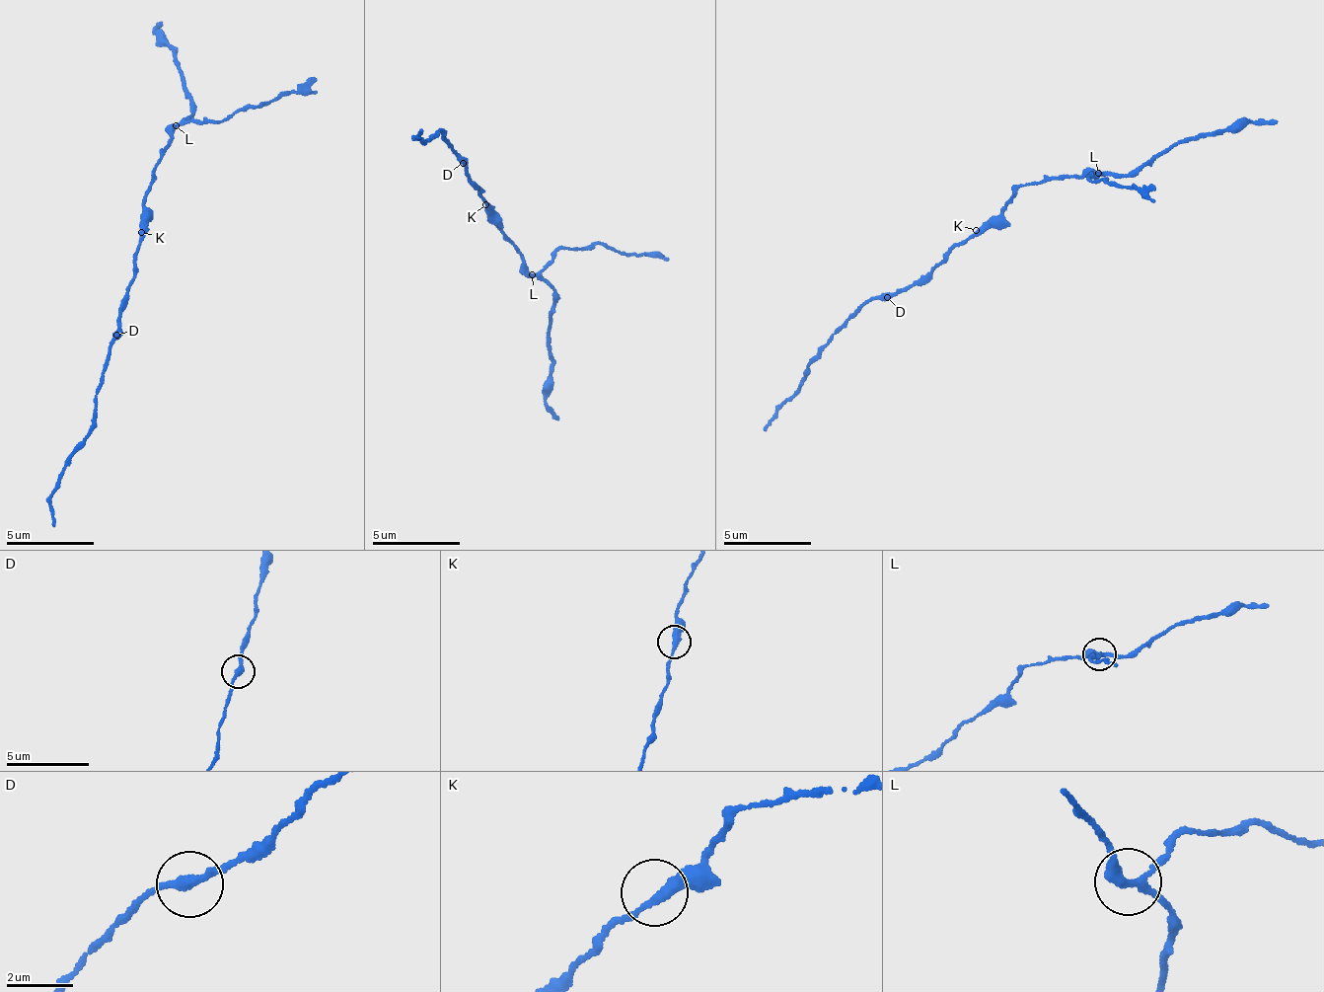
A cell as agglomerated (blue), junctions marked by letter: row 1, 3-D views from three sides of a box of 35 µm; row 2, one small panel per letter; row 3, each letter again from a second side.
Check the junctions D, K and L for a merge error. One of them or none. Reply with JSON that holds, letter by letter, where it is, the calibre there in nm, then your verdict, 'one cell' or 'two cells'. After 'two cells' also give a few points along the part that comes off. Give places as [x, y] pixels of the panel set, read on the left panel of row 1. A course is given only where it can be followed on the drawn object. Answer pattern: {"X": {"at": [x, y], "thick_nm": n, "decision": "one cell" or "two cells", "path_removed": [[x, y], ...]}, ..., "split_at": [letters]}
{"D": {"at": [116, 335], "thick_nm": 280, "decision": "one cell"}, "K": {"at": [141, 232], "thick_nm": 280, "decision": "one cell"}, "L": {"at": [176, 125], "thick_nm": 280, "decision": "one cell"}, "split_at": []}

